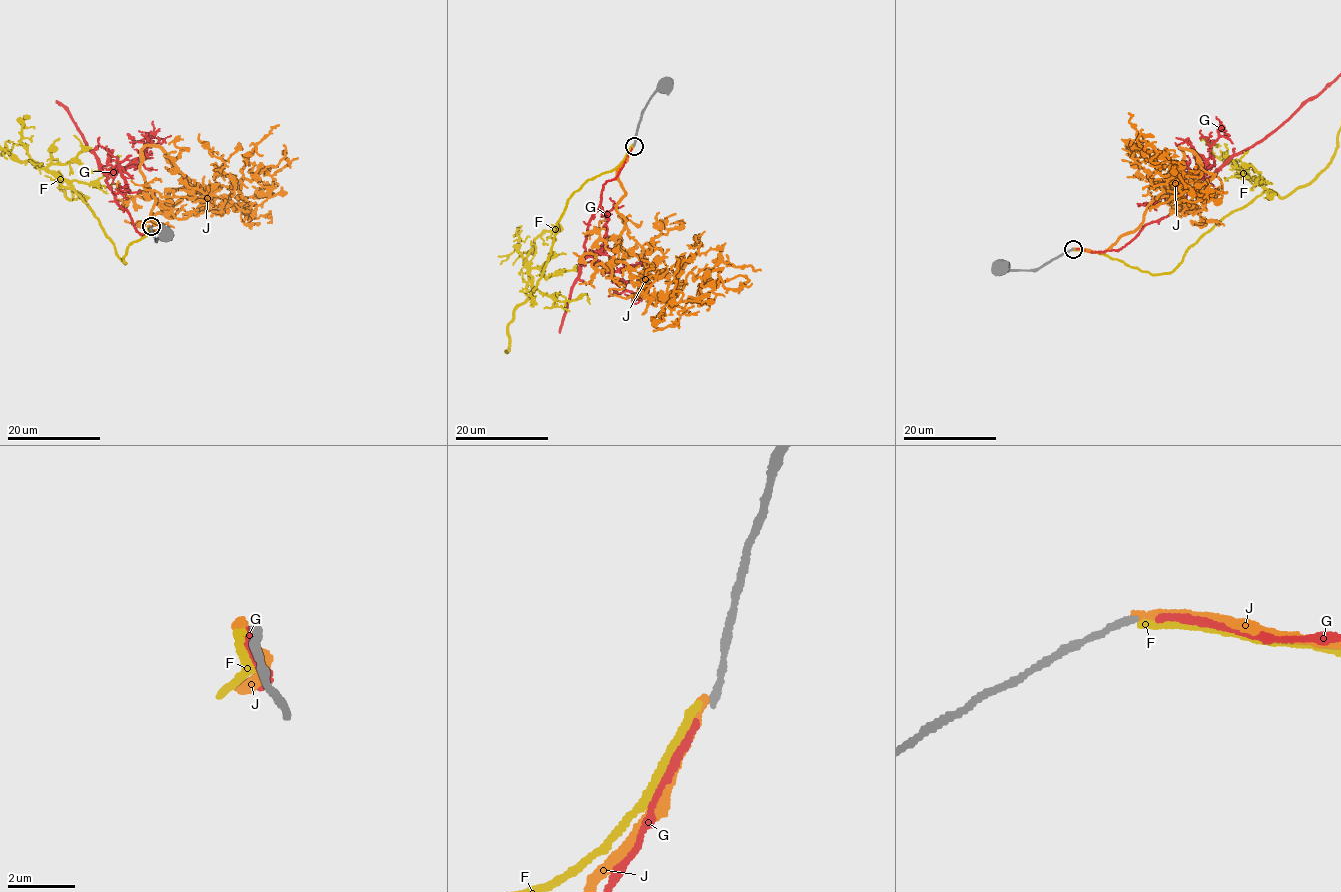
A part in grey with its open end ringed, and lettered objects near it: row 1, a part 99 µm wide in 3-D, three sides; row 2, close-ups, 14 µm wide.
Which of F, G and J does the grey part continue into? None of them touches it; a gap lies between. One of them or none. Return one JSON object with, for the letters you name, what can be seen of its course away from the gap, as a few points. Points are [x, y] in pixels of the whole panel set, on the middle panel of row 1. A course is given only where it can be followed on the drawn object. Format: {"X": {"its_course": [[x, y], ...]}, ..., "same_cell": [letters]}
{"same_cell": []}

